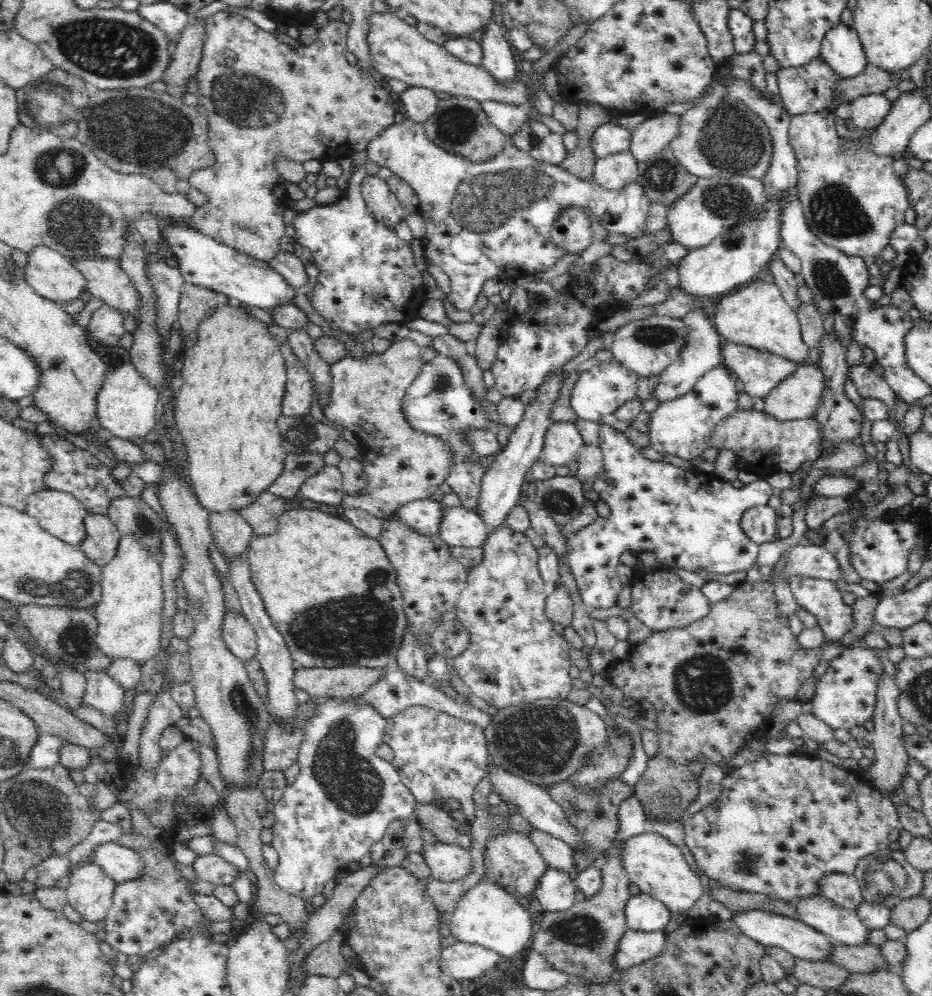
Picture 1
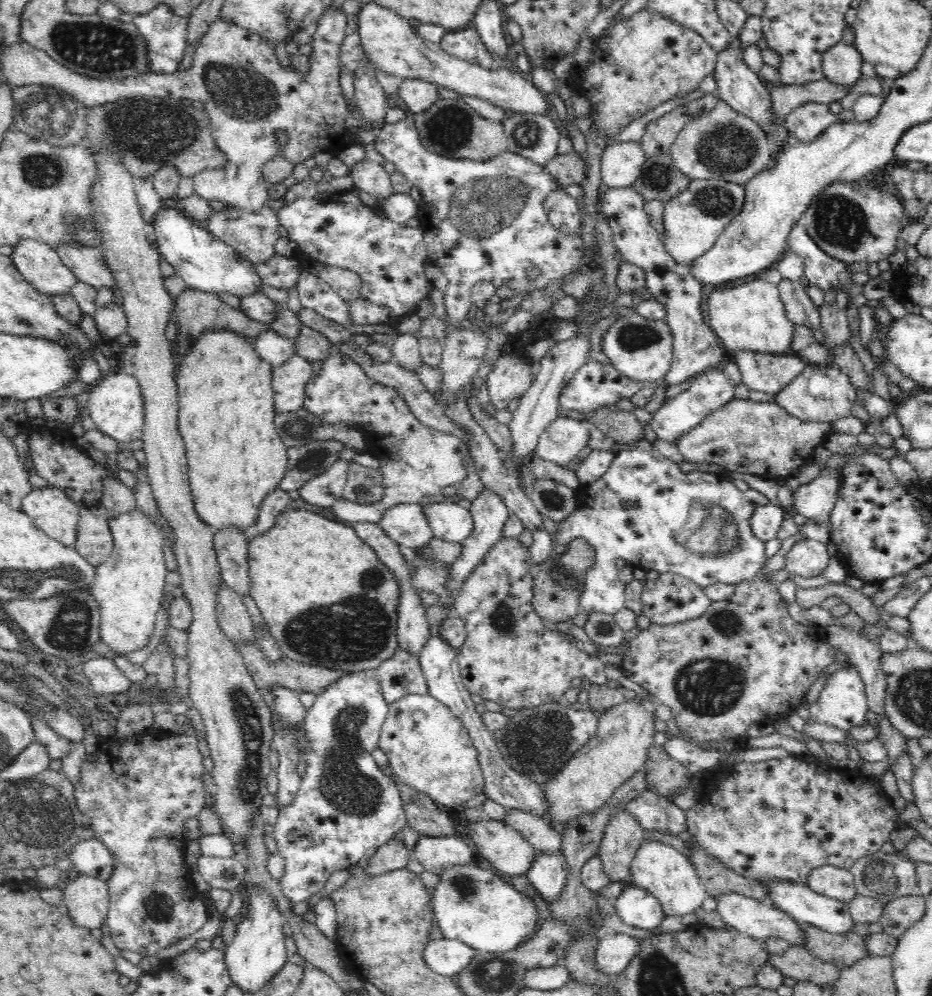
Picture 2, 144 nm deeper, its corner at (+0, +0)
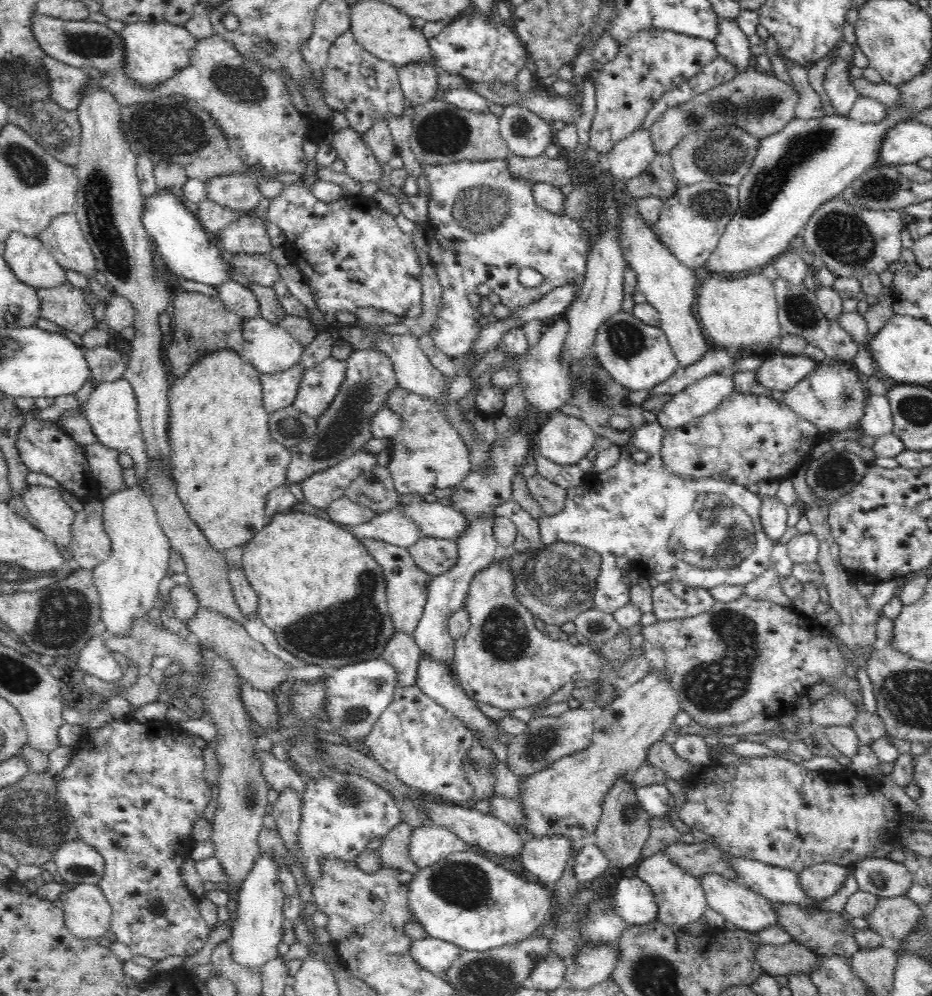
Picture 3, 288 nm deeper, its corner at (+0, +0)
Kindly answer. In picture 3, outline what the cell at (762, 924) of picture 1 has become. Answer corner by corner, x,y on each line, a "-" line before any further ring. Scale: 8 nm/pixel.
702,874
698,878
702,890
704,890
704,896
708,900
708,906
722,914
726,922
738,926
740,930
746,930
746,932
756,932
760,928
766,928
766,926
774,926
778,924
778,916
774,914
774,908
772,908
772,902
768,902
764,896
748,890
744,884
740,884
738,880
732,880
732,878
724,878
722,874

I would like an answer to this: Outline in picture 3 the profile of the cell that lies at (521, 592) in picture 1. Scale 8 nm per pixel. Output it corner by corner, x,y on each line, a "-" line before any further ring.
496,562
496,566
494,566
494,568
490,568
486,574
476,574
476,576
474,576
474,582
472,582
472,586
470,586
470,596
468,596
468,600
466,600
466,610
468,610
468,614
470,614
470,630
468,630
468,634
466,634
462,640
456,640
454,670
456,670
456,674
458,674
458,682
462,684
462,688
466,690
466,694
468,694
472,700
482,702
482,704
490,704
490,706
496,706
496,708
502,708
502,710
530,708
530,706
540,704
546,696
554,694
556,690
560,690
560,688
562,688
564,684
568,684
568,682
572,682
572,684
574,684
576,680
584,680
584,682
588,682
588,684
590,684
590,680
600,678
602,662
600,662
598,654
590,648
590,644
572,646
572,644
568,644
568,640
564,640
564,638
552,638
552,636
548,636
546,632
536,630
536,626
534,626
534,618
532,618
532,616
534,616
534,614
532,614
532,610
530,610
530,608
526,608
526,606
516,598
516,592
514,592
514,572
510,572
506,564

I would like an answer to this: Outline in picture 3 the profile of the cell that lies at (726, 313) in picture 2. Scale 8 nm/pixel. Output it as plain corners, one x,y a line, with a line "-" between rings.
710,272
696,292
698,300
694,306
700,320
700,328
714,344
732,350
738,350
742,346
758,346
758,350
764,350
774,340
778,342
780,320
776,288
774,282
766,278
762,272
744,278
728,278

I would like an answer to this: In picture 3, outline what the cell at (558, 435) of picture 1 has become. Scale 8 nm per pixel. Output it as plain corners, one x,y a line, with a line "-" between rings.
558,410
536,430
536,454
558,466
578,466
594,450
596,434
580,418
560,414

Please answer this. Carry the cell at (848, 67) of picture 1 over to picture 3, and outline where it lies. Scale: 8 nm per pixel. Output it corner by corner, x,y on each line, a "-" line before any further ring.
838,58
836,64
826,72
826,80
824,80
824,90
830,96
830,102
836,110
836,114
846,116
846,118
850,116
852,106
860,98
858,92
854,90
854,86
848,82
848,78
850,78
848,70
850,70
850,66

